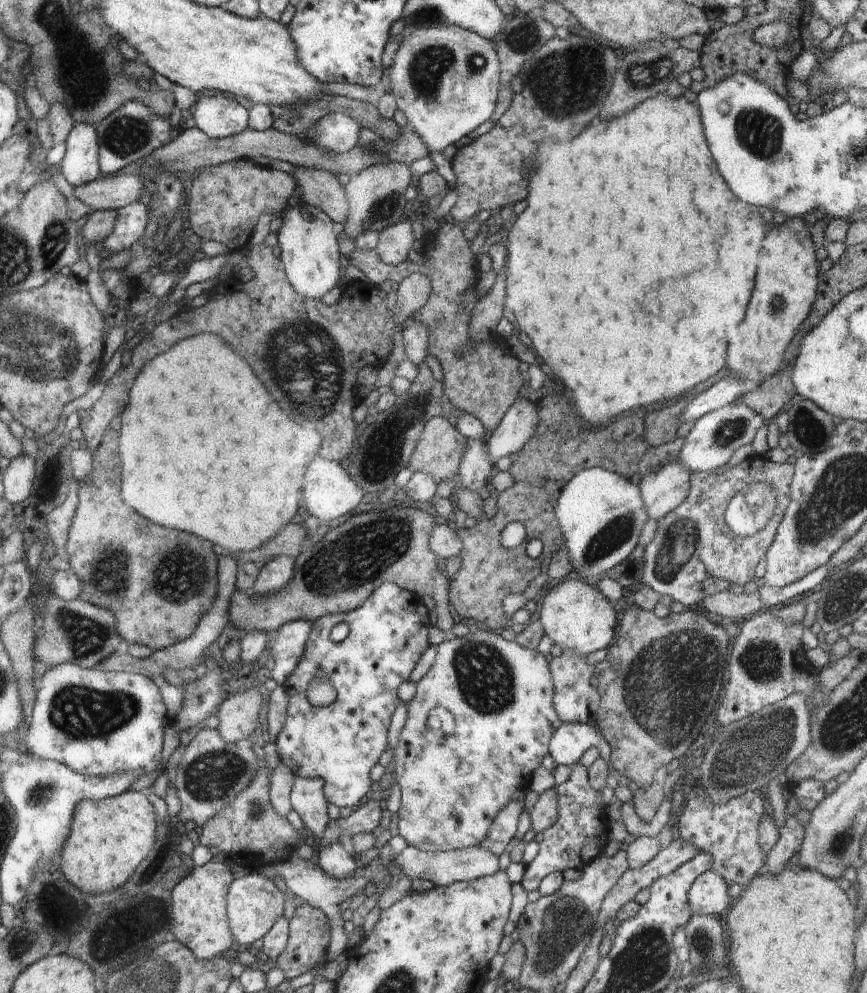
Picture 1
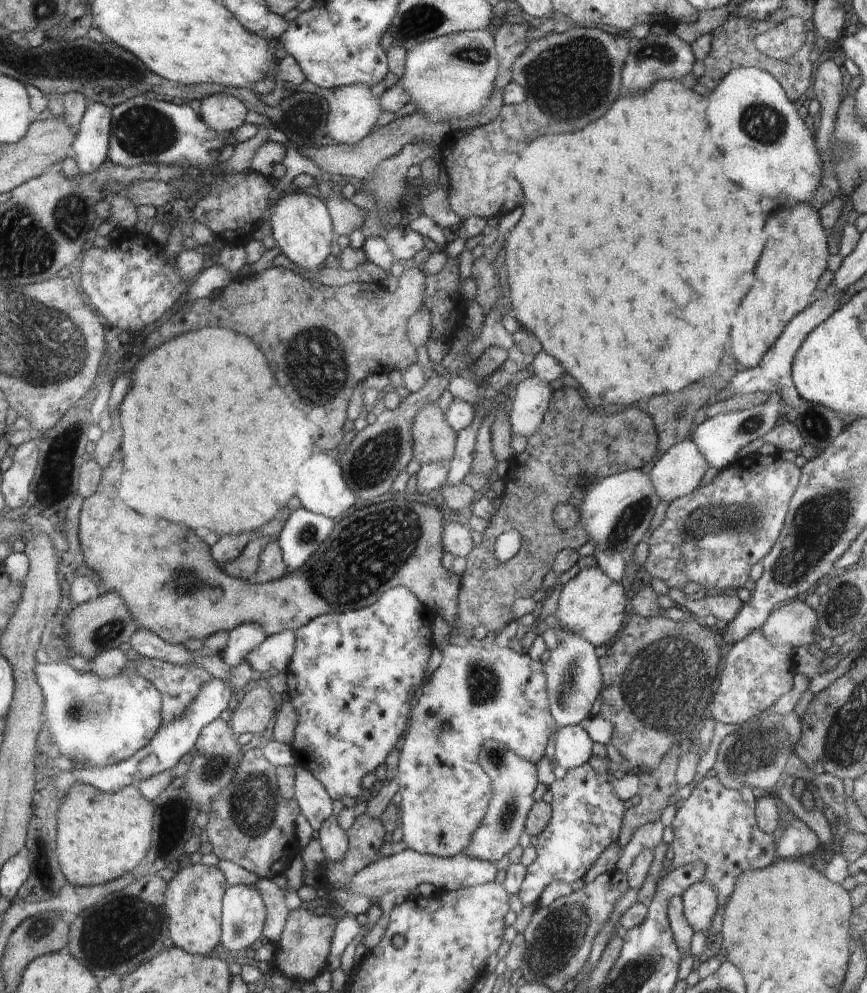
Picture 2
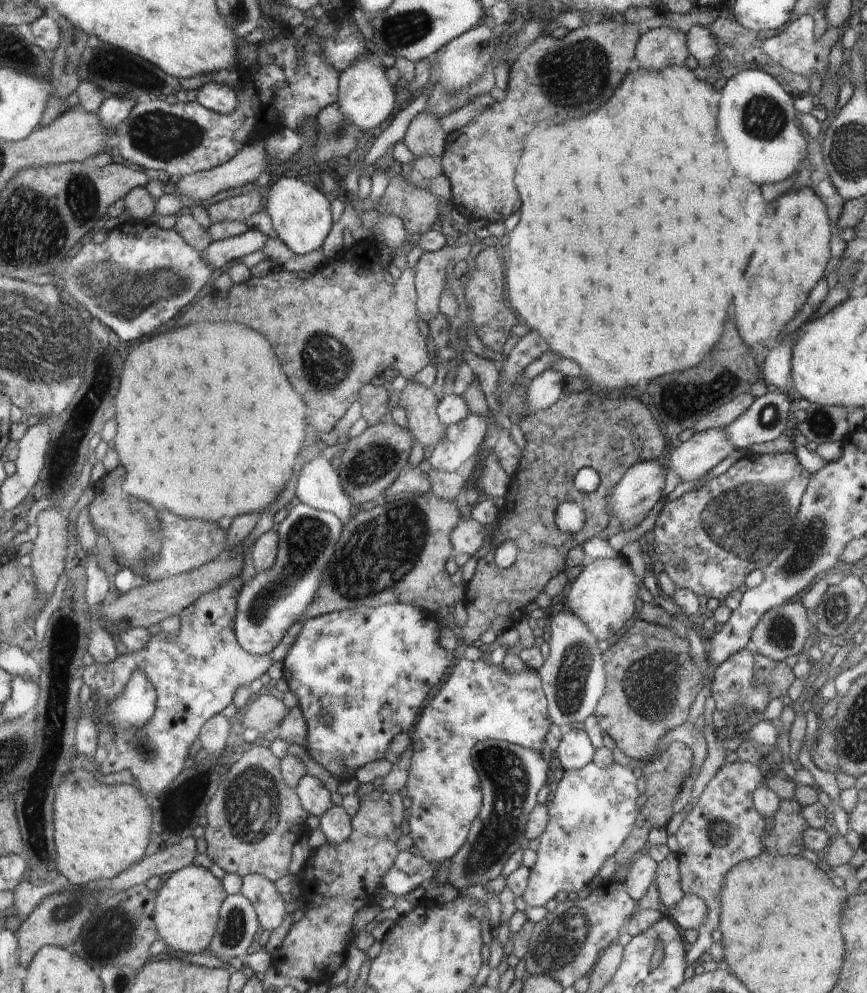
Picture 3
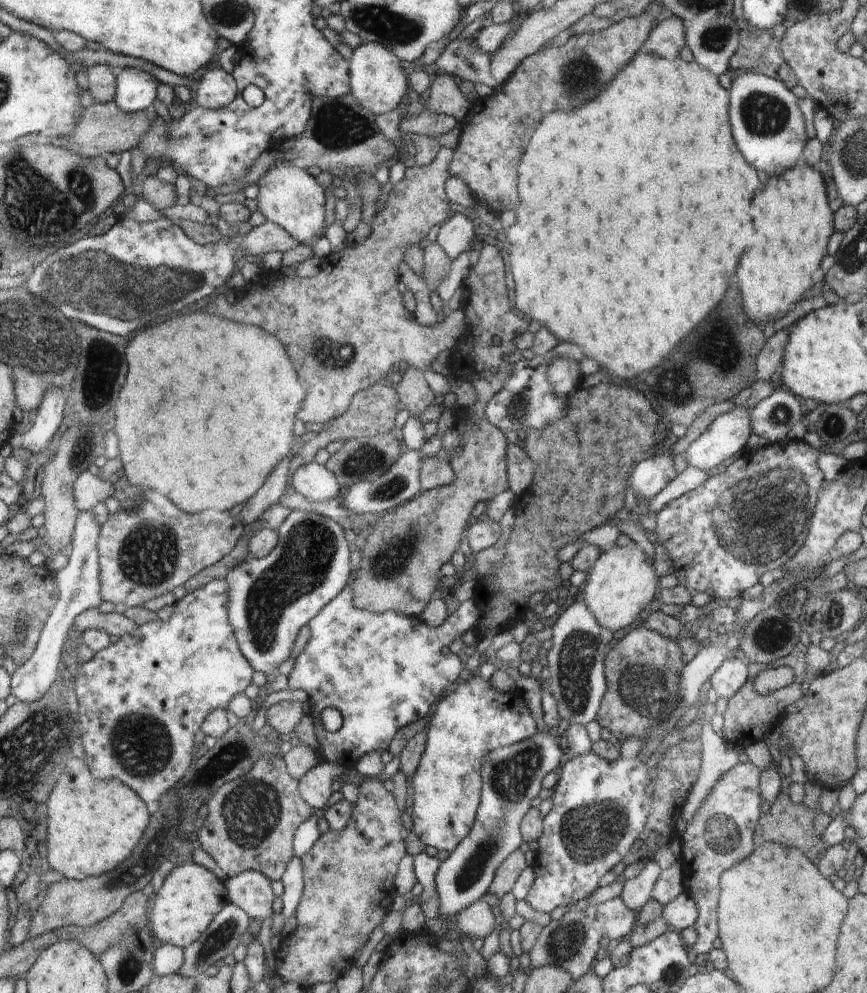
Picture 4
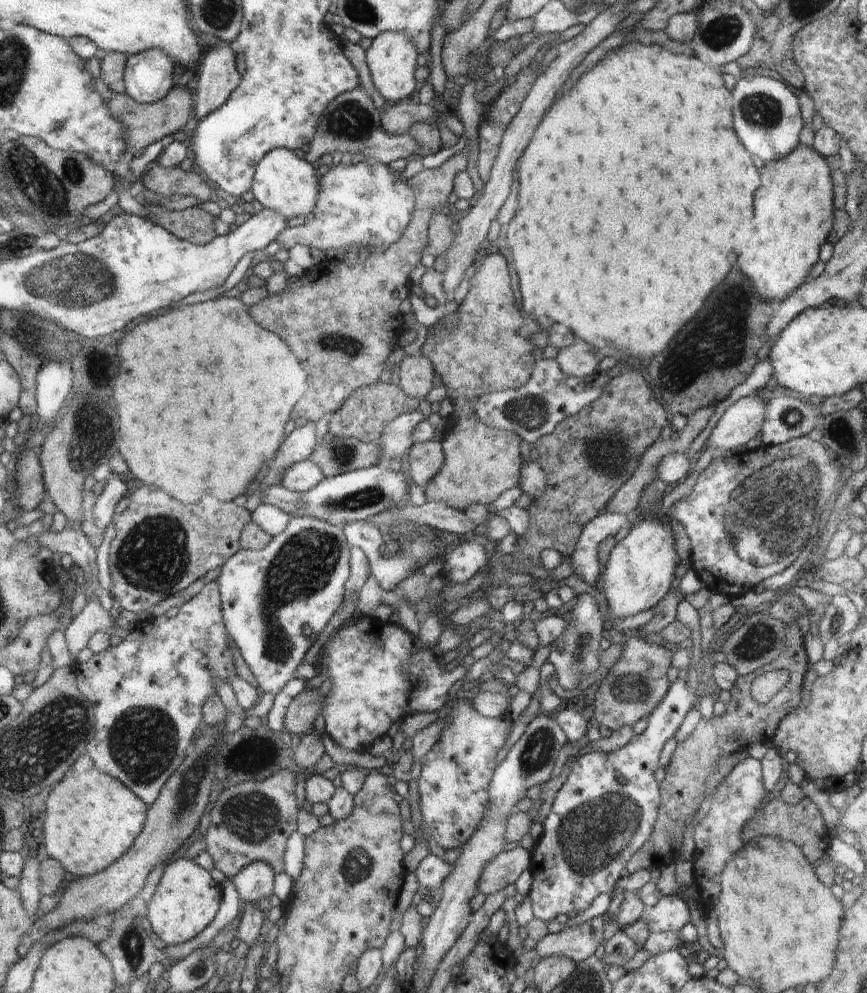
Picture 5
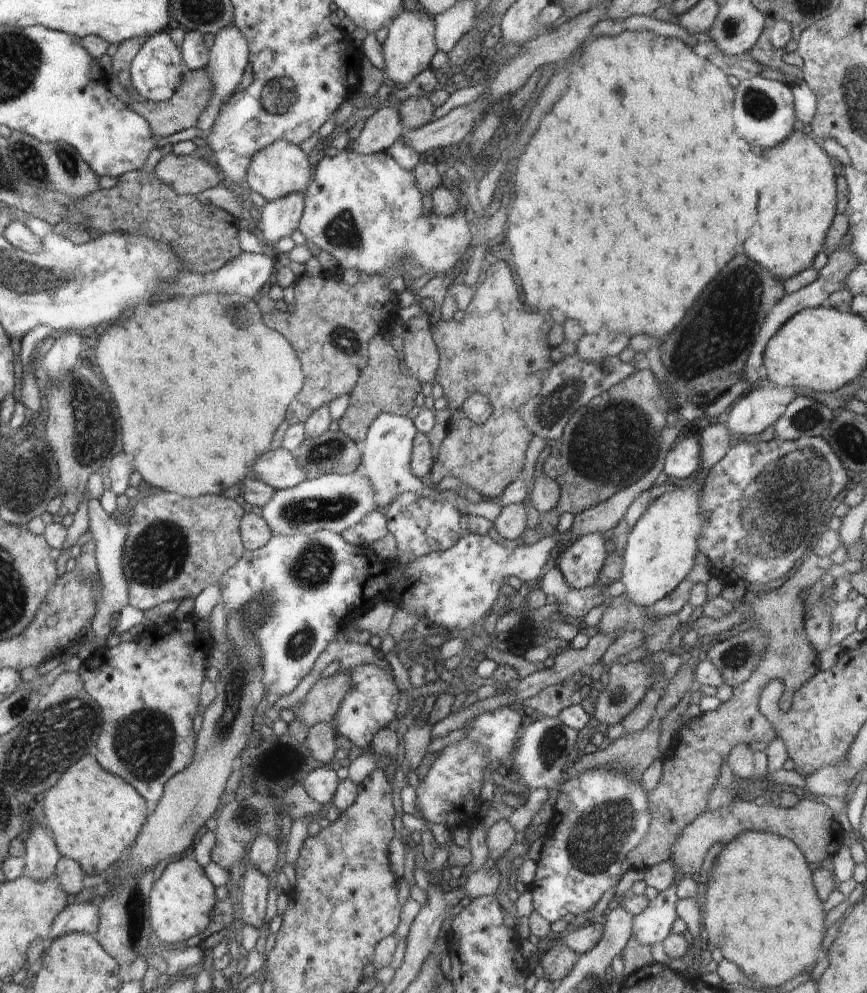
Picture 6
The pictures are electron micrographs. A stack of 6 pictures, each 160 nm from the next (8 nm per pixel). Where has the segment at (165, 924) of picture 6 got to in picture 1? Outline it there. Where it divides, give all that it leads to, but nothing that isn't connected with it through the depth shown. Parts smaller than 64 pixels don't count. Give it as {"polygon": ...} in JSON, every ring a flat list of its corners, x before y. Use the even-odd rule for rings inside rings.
{"polygon":[[209,861,203,866,196,866,190,870,189,874,178,883,171,892,171,905,173,908,171,914,171,931,176,936,176,941,187,946,196,957,202,960,214,959,215,956,222,954,233,946,234,938,227,916,227,895,230,891,230,884,234,877,223,862]]}

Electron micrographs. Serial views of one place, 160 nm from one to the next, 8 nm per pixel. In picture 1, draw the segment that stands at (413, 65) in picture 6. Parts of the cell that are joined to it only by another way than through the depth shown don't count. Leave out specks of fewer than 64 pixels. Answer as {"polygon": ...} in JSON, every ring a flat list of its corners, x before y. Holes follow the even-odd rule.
{"polygon":[[342,112,324,115,309,132,309,140,331,155,352,151,358,138,360,122]]}

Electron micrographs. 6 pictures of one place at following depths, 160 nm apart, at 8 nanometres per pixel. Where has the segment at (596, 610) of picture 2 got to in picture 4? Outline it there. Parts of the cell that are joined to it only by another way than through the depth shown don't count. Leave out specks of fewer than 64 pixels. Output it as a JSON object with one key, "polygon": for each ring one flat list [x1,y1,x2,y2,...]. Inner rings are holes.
{"polygon":[[616,544,602,551,591,568,583,591,584,601,588,603,598,624,614,633,615,630,626,628,632,622,636,622,638,614,646,609,646,604,654,602,654,594,660,578,654,570,654,558,648,558,638,545]]}

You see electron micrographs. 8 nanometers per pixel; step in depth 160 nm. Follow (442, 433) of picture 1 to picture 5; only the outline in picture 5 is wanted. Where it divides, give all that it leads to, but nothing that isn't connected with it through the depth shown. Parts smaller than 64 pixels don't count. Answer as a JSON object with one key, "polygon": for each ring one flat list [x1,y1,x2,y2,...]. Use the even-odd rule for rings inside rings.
{"polygon":[[422,351,405,355,396,368,399,369,399,385,407,395,421,401,433,389,436,372]]}

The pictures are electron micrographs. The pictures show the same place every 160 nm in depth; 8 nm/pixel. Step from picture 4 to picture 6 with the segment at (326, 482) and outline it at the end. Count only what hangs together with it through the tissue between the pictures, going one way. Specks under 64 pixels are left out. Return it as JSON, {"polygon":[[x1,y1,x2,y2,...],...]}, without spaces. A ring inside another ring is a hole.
{"polygon":[[280,447,260,456,254,464,254,478,277,491,295,487,307,478,307,474,296,460,294,451]]}

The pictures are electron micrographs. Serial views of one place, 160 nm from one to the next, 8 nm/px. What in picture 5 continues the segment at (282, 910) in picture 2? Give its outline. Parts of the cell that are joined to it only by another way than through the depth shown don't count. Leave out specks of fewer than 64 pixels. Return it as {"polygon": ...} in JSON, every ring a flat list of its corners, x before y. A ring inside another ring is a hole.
{"polygon":[[256,861,247,864,238,875,230,880,234,883,242,903,256,903,260,898,273,894,275,872,267,862]]}

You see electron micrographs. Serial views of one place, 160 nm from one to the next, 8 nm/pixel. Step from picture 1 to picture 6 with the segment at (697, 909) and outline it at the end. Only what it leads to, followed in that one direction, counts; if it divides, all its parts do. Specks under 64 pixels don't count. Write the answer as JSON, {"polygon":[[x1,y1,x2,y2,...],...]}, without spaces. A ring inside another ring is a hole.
{"polygon":[[672,883,666,890,659,892,646,908,633,918,633,935,638,942,652,946,663,942,670,935,676,914,678,888]]}

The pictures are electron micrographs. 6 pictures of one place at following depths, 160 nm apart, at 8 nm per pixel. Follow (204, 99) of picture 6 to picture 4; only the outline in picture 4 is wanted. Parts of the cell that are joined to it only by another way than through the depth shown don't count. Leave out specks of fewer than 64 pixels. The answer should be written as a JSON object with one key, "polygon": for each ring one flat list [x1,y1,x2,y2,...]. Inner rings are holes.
{"polygon":[[114,101,96,102,84,109,83,115,79,118,79,123,76,123,71,134,63,139,64,147,90,158,106,157,111,154,122,153,125,150,132,151,135,147,140,146,143,136,151,131,151,124,155,116,158,115,153,106,143,111,127,113,122,112,119,105]]}

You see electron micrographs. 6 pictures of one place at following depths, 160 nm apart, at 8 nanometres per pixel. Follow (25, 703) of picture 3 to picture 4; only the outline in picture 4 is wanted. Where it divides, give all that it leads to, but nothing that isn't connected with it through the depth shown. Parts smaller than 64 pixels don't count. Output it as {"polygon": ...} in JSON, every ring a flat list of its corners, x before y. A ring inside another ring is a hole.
{"polygon":[[92,509,80,511,78,522,74,526,74,538,71,540,67,550,68,563,56,573,56,580,59,585,59,600,55,604,55,610,51,612,51,616,42,630,35,652,24,664,17,668,10,679,10,694,14,694,22,702,37,701,49,692,56,678,58,668,60,668,65,637,71,630,74,619,86,609,98,609,98,606,103,602,97,547,100,535,101,524,94,511]]}

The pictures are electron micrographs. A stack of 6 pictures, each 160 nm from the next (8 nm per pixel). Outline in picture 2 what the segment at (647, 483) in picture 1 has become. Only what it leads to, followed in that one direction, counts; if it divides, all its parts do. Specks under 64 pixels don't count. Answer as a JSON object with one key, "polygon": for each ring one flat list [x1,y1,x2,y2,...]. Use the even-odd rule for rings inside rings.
{"polygon":[[693,438,676,443,647,470,660,500,690,495,704,478,708,461]]}

